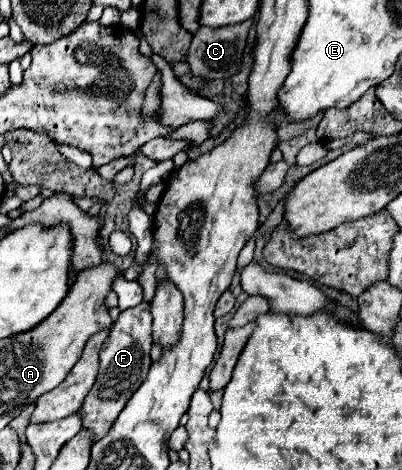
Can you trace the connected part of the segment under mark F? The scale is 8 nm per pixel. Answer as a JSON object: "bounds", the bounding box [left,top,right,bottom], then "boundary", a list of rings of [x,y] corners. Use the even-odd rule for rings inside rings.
{"bounds":[81,302,151,440],"boundary":[[[141,302],[133,308],[127,308],[119,314],[119,318],[111,326],[111,336],[101,348],[99,360],[101,368],[97,374],[97,382],[87,394],[83,406],[81,406],[81,416],[83,416],[83,428],[89,428],[95,434],[95,440],[103,438],[109,428],[113,426],[115,418],[119,412],[125,408],[127,400],[137,392],[139,384],[143,384],[149,366],[151,366],[151,310],[149,302]]]}

